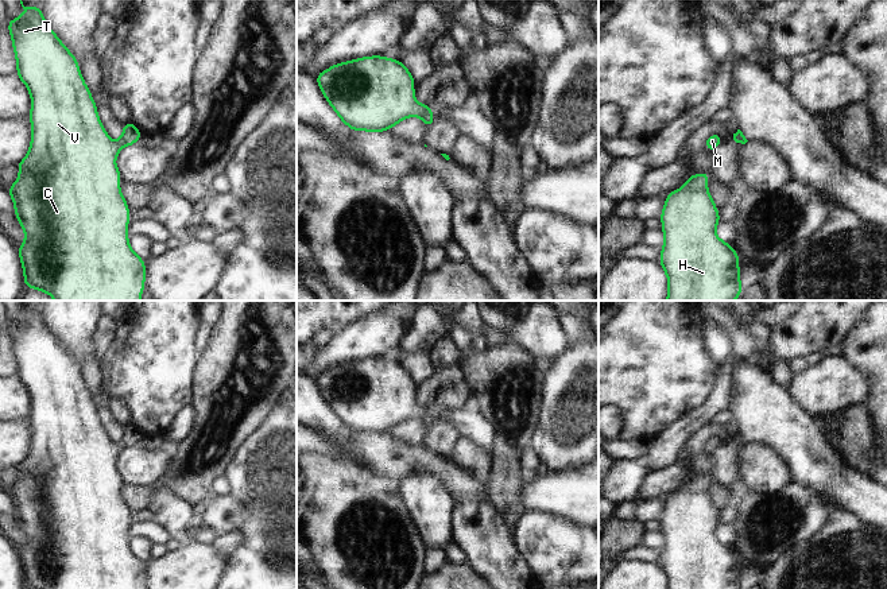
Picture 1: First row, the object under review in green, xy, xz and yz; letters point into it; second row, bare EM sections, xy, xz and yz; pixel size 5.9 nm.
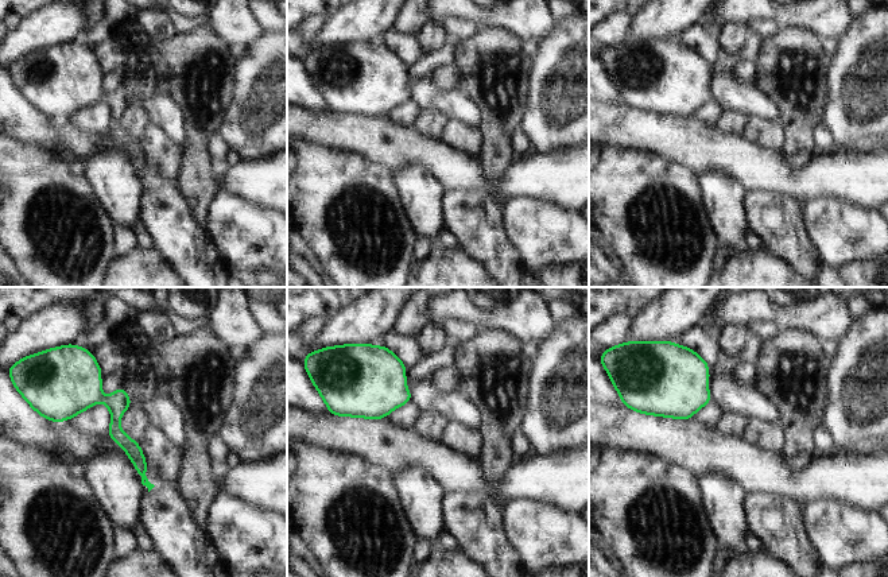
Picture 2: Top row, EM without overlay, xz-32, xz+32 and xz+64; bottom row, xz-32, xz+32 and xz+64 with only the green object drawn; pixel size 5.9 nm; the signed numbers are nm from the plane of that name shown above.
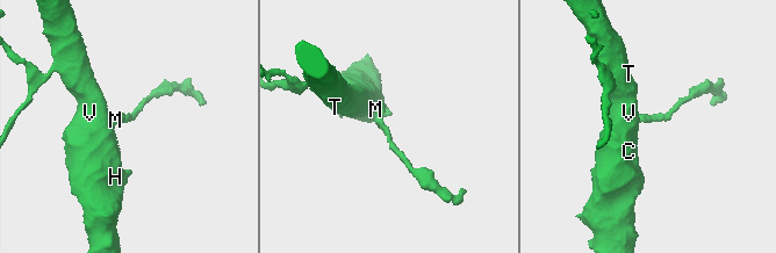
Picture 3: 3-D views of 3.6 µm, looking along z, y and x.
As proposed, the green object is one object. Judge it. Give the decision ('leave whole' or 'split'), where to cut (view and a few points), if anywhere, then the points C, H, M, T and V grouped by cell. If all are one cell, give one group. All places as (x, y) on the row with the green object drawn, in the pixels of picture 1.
leave whole; cut none; groups C H M T V

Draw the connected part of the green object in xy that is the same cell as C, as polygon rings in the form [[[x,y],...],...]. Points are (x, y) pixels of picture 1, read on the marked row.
[[[22,0],[20,4],[26,13],[16,20],[8,19],[8,30],[18,62],[16,75],[27,85],[32,98],[32,137],[27,156],[18,163],[19,179],[7,190],[27,237],[18,247],[24,286],[49,292],[55,301],[140,301],[146,264],[128,245],[129,208],[119,190],[120,171],[113,159],[120,148],[135,144],[143,133],[128,120],[117,144],[108,137],[78,70],[78,61],[50,30],[39,4],[30,8]]]

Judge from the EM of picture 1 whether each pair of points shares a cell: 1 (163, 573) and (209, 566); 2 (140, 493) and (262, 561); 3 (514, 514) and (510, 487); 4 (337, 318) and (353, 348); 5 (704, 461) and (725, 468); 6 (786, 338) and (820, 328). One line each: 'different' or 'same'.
1: same
2: different
3: same
4: different
5: different
6: same

